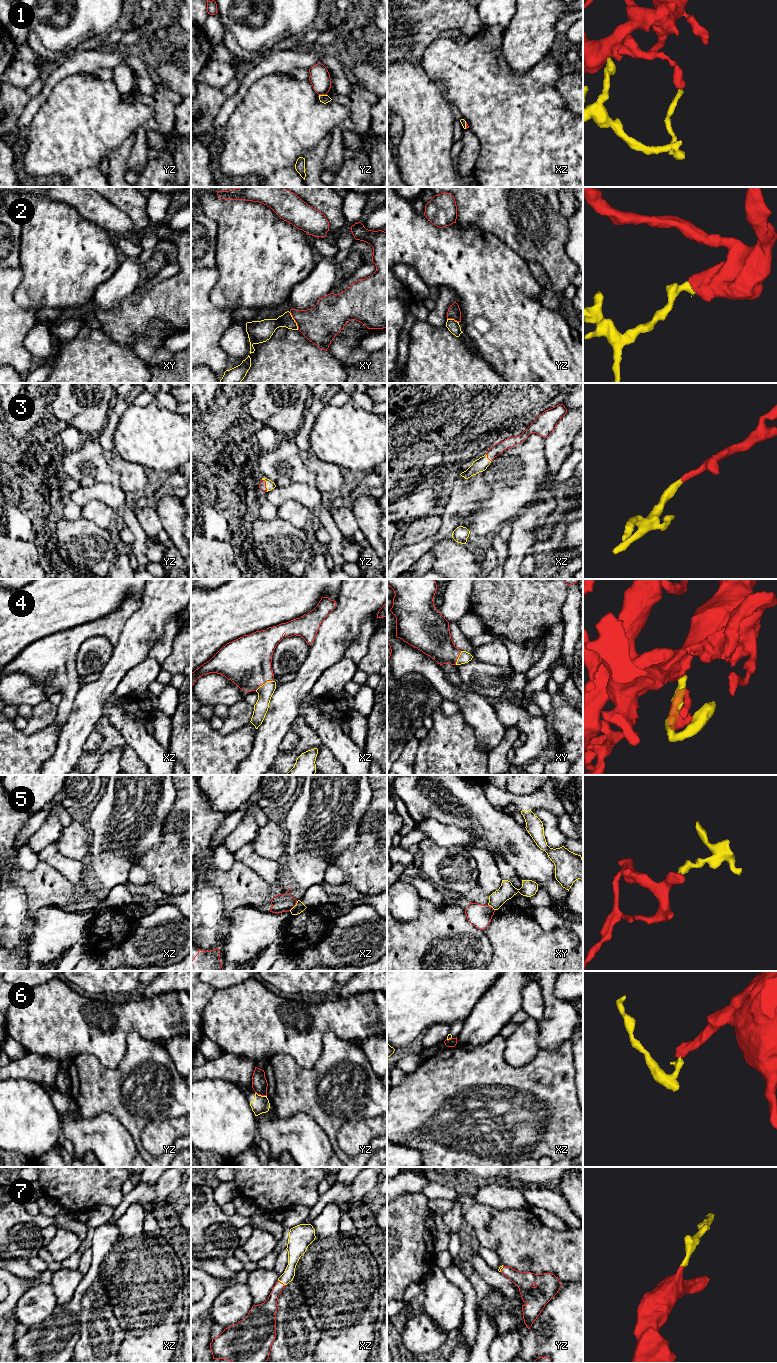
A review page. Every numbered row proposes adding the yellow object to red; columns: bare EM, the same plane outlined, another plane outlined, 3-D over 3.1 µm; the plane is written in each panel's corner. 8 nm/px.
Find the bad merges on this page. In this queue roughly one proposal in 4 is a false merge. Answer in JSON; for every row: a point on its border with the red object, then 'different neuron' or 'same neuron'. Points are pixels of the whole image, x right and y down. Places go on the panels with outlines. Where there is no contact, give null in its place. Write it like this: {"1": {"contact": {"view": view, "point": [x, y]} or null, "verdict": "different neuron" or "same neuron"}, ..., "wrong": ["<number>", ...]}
{"1": {"contact": {"view": "yz", "point": [323, 94]}, "verdict": "different neuron"}, "2": {"contact": {"view": "xy", "point": [295, 321]}, "verdict": "different neuron"}, "3": {"contact": {"view": "yz", "point": [265, 485]}, "verdict": "same neuron"}, "4": {"contact": {"view": "xz", "point": [263, 683]}, "verdict": "same neuron"}, "5": {"contact": {"view": "xz", "point": [293, 906]}, "verdict": "different neuron"}, "6": {"contact": {"view": "yz", "point": [261, 1095]}, "verdict": "different neuron"}, "7": {"contact": {"view": "xz", "point": [282, 1283]}, "verdict": "same neuron"}, "wrong": ["1", "2", "5", "6"]}

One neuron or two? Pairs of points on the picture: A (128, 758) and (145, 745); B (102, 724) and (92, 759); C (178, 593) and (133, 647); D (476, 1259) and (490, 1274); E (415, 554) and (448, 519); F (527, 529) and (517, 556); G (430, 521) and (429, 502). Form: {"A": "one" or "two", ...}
{"A": "two", "B": "one", "C": "one", "D": "one", "E": "one", "F": "one", "G": "two"}

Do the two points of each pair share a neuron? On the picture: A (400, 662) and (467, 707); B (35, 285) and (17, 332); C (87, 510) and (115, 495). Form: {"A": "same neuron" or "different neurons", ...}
{"A": "same neuron", "B": "different neurons", "C": "different neurons"}

